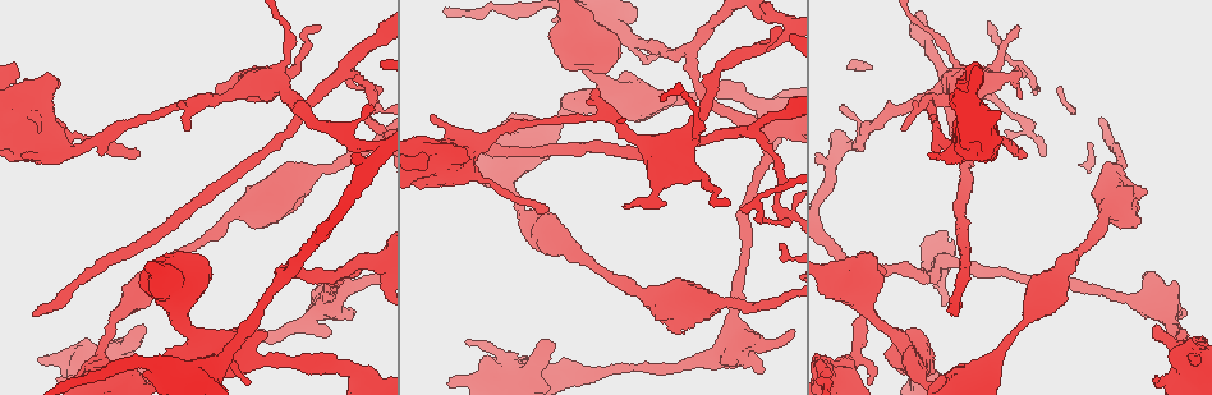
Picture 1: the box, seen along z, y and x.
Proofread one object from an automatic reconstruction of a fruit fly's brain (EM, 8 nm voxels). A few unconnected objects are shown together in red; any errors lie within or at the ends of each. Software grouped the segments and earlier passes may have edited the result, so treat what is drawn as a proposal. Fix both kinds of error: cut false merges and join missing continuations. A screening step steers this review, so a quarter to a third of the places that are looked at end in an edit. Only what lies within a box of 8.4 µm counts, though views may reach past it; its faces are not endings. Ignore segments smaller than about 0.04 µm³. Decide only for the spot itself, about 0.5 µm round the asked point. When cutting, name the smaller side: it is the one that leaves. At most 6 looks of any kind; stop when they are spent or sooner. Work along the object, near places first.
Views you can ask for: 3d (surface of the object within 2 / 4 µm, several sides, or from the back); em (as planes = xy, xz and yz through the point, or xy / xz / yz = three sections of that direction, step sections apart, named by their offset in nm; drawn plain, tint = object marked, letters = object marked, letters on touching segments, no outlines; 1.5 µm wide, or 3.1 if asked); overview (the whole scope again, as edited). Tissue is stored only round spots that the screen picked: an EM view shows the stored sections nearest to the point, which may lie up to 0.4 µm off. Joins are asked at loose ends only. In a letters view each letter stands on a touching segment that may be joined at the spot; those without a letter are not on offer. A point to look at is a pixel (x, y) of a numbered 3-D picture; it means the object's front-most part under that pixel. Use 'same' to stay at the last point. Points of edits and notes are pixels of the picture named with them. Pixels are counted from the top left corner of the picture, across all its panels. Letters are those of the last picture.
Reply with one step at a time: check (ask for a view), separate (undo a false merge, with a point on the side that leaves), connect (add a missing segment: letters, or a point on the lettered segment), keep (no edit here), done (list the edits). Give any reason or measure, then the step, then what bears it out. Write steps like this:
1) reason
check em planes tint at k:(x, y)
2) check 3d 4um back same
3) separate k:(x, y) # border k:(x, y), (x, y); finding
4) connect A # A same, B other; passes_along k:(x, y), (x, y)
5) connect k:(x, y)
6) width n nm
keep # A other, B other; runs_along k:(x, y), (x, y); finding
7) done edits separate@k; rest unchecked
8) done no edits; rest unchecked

an open end
check 3d 2um back at 1:(189, 129)

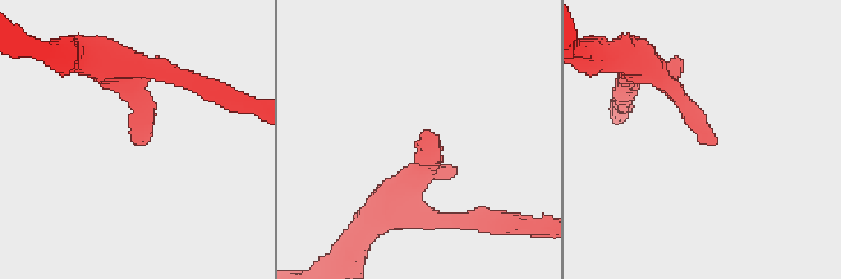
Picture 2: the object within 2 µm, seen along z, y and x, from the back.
need the tissue
check em yz step 8 tint at 2:(426, 129)

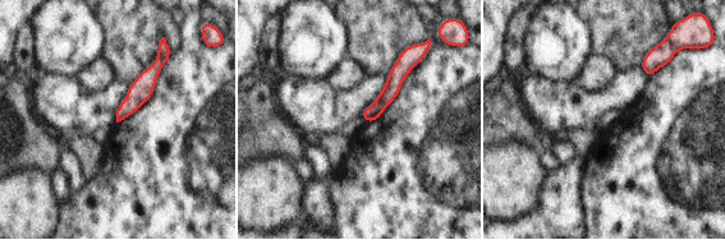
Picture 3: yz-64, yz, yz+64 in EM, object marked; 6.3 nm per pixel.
check em planes letters same

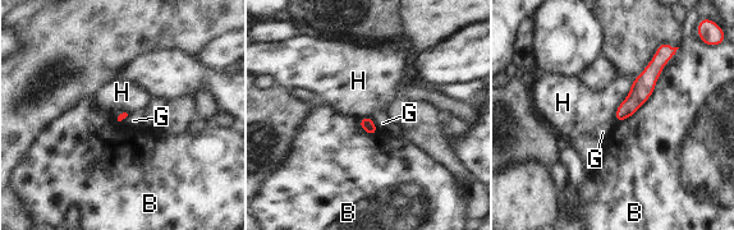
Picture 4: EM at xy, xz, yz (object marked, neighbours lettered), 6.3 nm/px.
longest_contact B 600 nm
keep # B other, G other, H other; no lettered segment goes on from it

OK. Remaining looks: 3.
side arm on a straight run
check em planes tint at 1:(942, 68)

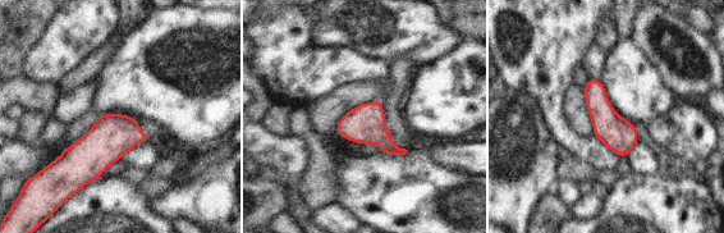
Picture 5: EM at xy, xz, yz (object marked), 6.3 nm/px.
check em planes letters same

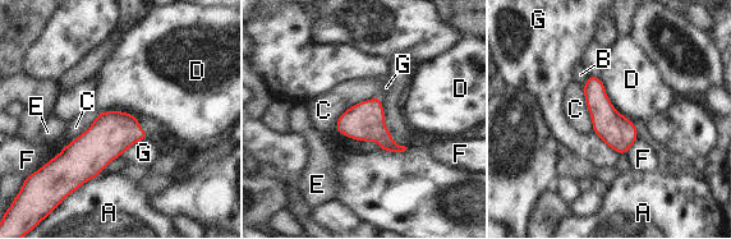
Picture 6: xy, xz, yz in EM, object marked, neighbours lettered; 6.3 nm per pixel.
width 220 nm
keep # A other, B other, C other, D other, E other, F other, G other; all the same cell

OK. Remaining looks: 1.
check em xy step 8 letters at 1:(367, 120)

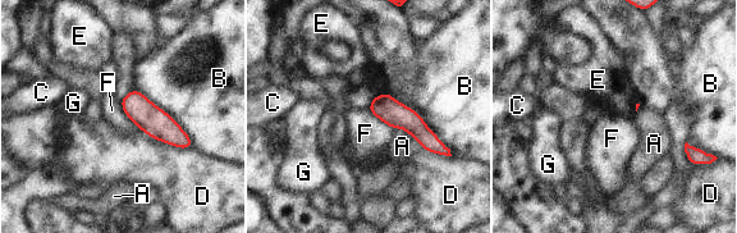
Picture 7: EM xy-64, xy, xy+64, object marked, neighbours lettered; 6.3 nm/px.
width 40 nm
keep # A other, B other, C other, D other, E other, F other, G other; border 7:(140, 129), (163, 142), (187, 149); continuous, no second cell

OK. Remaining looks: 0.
done no edits; rest unchecked

